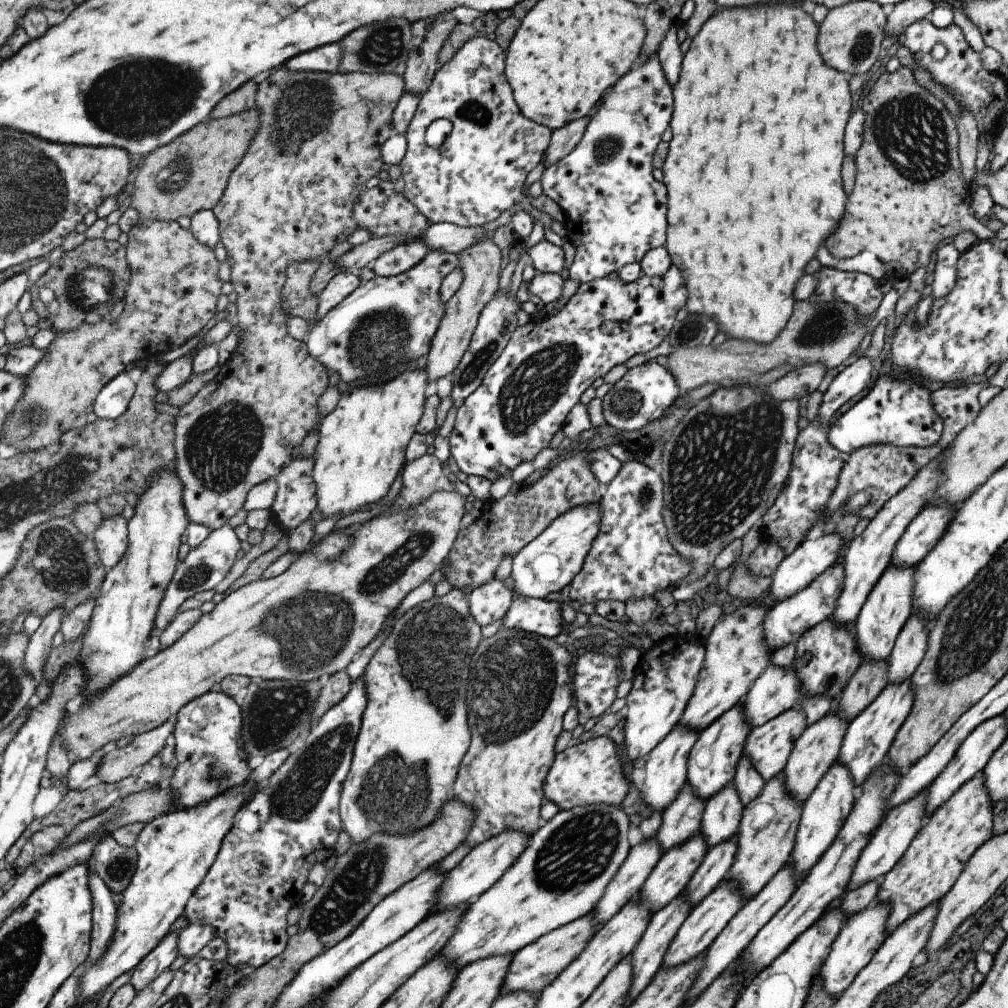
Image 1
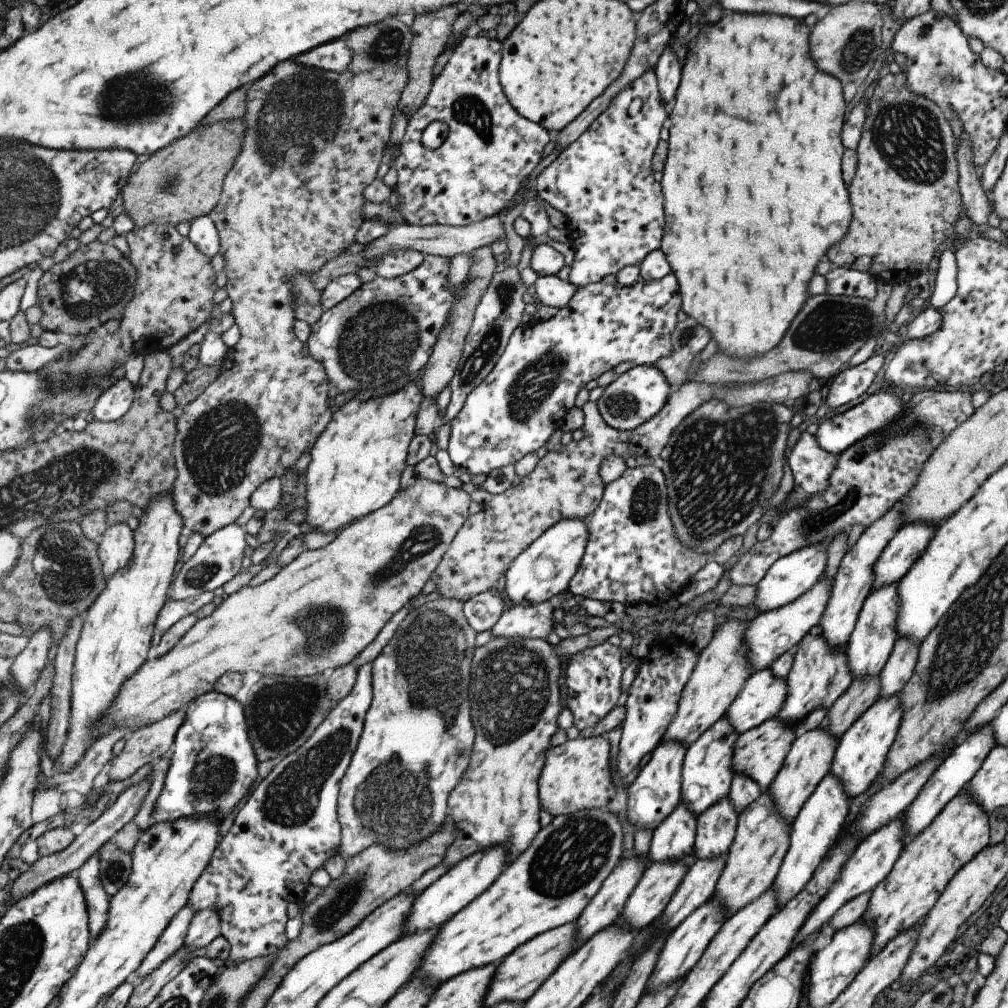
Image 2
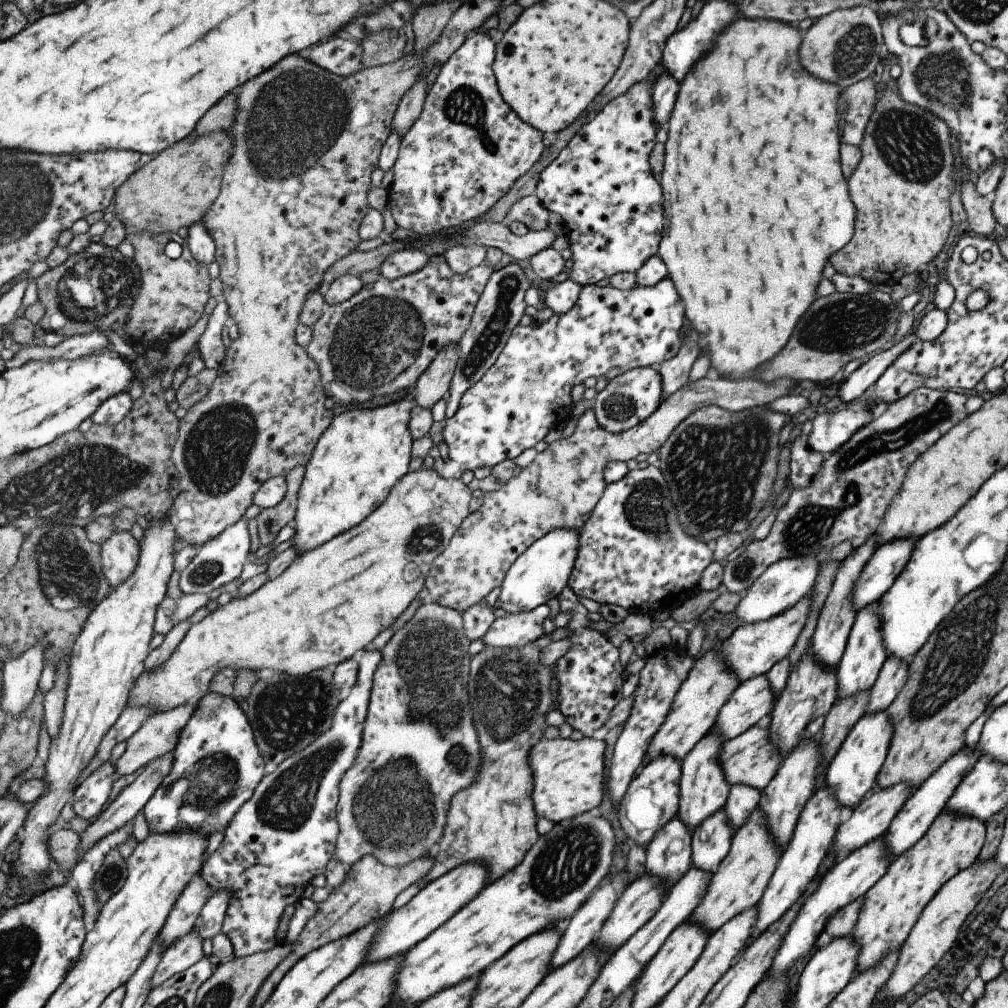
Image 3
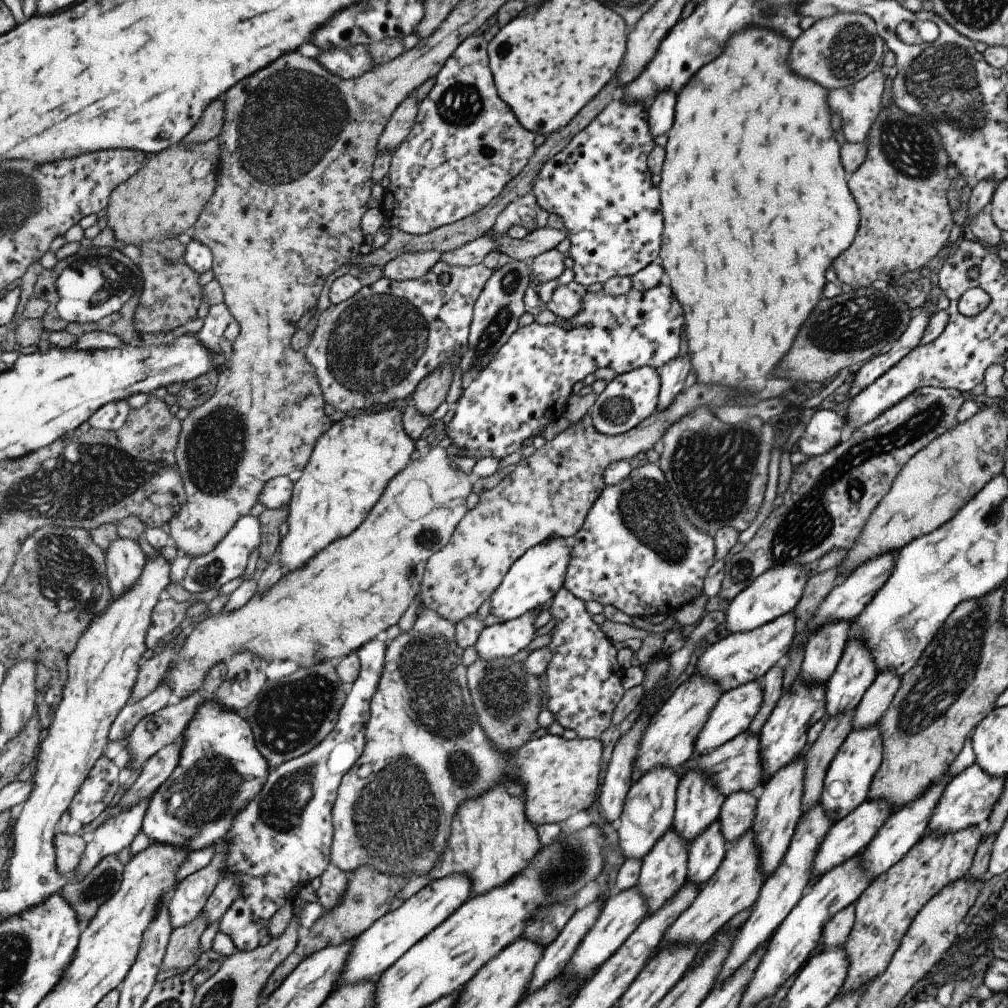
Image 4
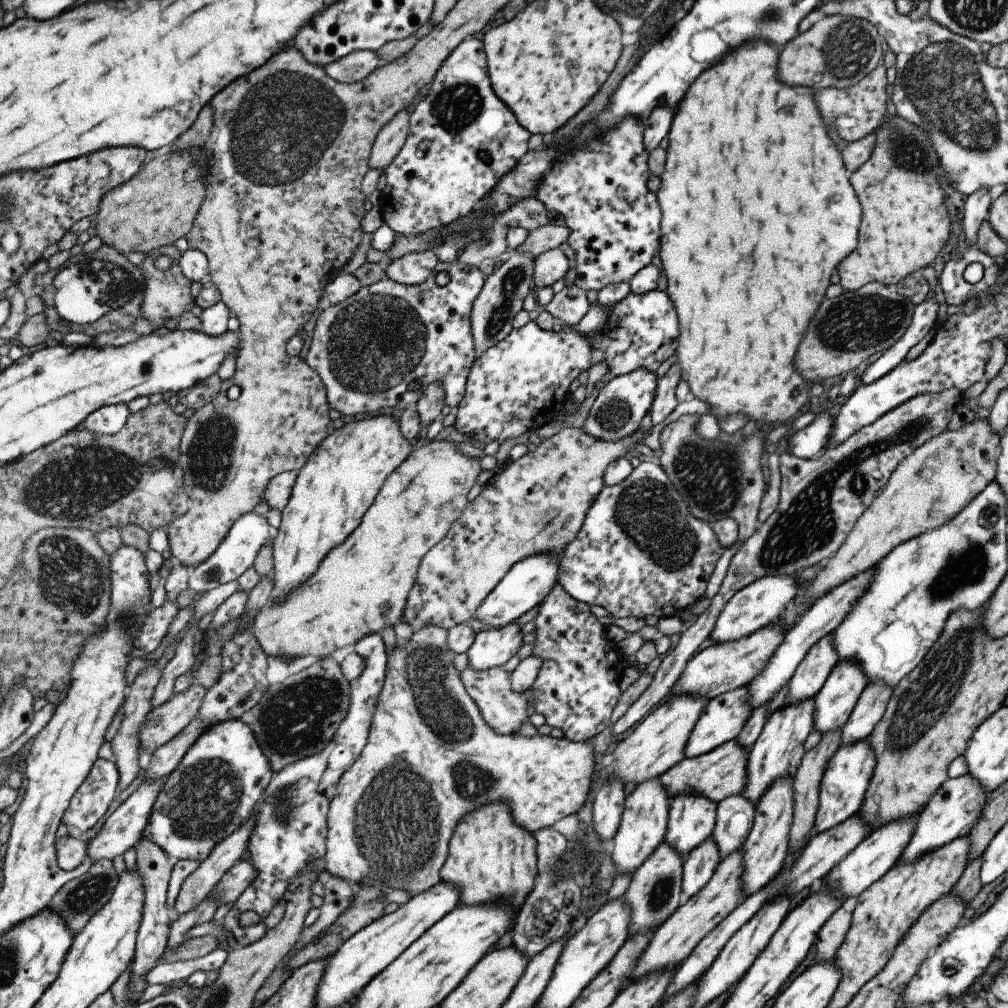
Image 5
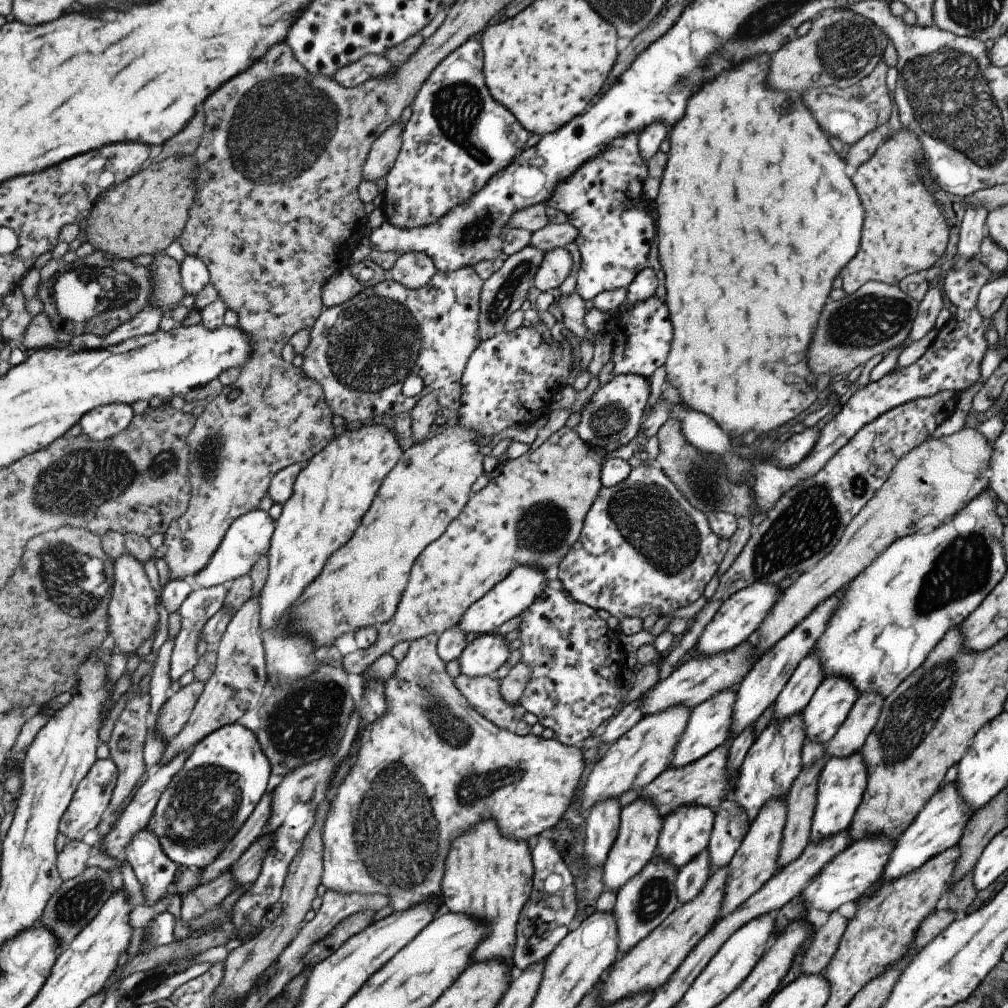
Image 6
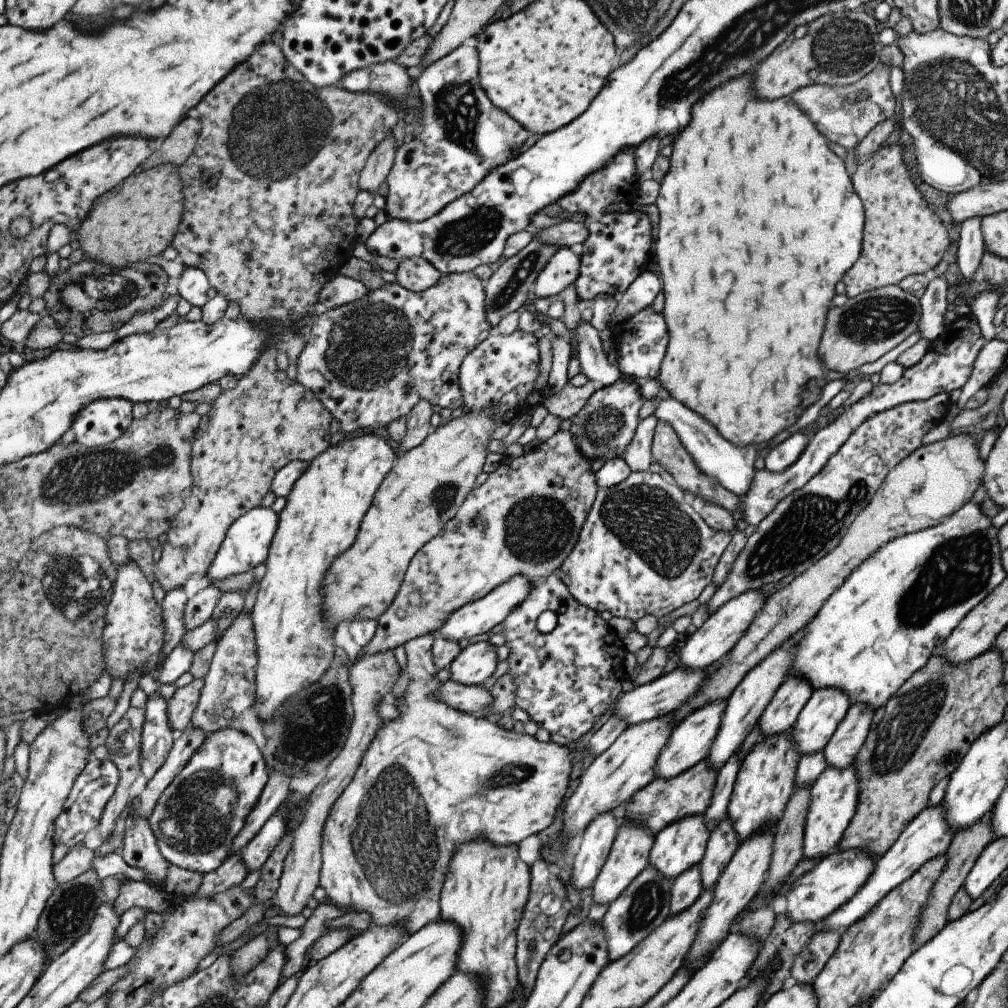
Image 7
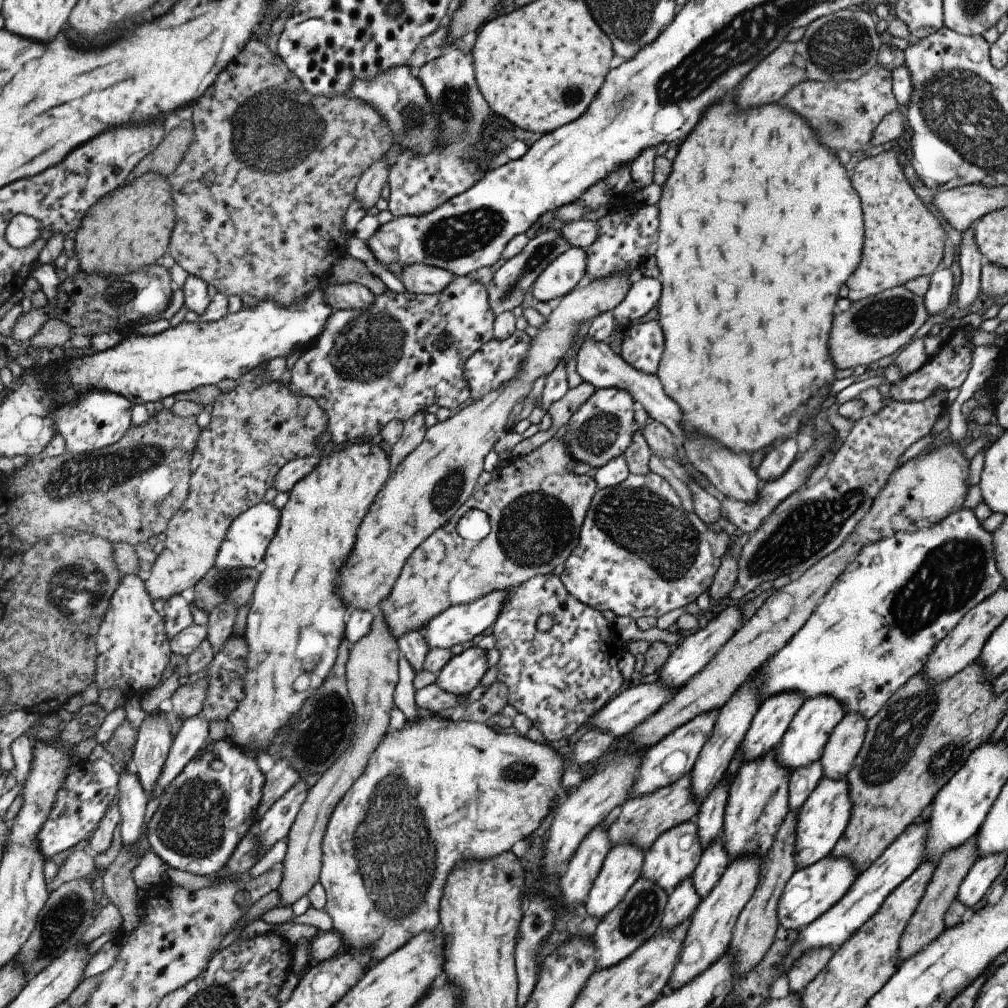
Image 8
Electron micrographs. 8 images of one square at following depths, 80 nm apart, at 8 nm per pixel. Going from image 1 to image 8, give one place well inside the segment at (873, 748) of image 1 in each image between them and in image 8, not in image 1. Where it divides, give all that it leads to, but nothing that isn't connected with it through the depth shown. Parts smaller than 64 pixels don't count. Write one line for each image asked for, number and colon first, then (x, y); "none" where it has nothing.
2: (860, 754)
3: (850, 774)
4: (847, 780)
5: (842, 787)
6: (842, 780)
7: (834, 793)
8: (824, 814)

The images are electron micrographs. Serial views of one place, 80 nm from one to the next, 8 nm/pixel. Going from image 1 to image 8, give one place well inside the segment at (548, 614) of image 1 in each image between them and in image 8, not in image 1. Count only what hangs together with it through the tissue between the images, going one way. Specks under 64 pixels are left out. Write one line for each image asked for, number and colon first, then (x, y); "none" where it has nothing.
2: (534, 621)
3: (512, 630)
4: (503, 639)
5: (491, 648)
6: (484, 654)
7: (474, 663)
8: (462, 673)

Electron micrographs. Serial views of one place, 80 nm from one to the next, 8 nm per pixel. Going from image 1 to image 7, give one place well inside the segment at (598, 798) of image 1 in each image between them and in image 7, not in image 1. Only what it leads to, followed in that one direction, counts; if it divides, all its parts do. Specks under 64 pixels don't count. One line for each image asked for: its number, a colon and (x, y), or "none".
2: (575, 775)
3: (567, 774)
4: (425, 752)
5: (431, 758)
6: (431, 766)
7: (434, 777)

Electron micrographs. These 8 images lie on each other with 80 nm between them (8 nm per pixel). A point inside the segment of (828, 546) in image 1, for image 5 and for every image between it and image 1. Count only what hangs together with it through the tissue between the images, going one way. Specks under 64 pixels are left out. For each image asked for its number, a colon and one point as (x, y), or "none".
2: (789, 576)
3: (784, 582)
4: (776, 591)
5: (761, 602)

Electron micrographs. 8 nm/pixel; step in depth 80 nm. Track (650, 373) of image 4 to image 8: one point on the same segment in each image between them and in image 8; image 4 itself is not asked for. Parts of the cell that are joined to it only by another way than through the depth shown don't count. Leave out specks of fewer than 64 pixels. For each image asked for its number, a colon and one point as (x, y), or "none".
5: (622, 401)
6: (611, 417)
7: (605, 425)
8: (602, 427)

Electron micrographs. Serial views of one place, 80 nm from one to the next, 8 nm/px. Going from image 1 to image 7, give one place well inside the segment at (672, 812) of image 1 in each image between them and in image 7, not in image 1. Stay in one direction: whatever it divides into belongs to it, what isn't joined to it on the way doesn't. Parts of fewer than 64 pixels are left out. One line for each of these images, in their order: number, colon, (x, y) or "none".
2: (673, 838)
3: (668, 855)
4: (663, 869)
5: (654, 892)
6: (645, 900)
7: (644, 904)

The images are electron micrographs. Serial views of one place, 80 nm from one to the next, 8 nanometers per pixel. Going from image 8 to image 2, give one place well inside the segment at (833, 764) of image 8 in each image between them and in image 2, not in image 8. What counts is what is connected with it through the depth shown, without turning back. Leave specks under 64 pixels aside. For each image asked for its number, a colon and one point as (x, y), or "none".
2: (900, 663)
3: (890, 679)
4: (875, 700)
5: (870, 706)
6: (861, 718)
7: (842, 746)

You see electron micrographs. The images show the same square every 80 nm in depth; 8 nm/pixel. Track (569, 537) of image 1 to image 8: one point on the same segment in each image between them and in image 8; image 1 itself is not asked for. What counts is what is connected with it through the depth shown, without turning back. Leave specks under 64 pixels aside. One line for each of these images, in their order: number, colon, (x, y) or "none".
2: (543, 569)
3: (540, 572)
4: (535, 576)
5: (527, 582)
6: (511, 596)
7: (476, 618)
8: (461, 623)

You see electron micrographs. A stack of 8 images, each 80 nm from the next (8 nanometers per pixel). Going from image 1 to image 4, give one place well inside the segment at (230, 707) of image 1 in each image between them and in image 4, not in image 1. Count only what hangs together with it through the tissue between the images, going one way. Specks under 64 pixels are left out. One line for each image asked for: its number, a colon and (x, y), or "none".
2: (213, 763)
3: (217, 767)
4: (221, 770)

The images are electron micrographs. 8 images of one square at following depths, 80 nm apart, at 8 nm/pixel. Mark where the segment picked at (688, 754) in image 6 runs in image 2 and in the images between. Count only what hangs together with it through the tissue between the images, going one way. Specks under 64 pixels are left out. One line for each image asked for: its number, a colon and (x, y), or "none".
2: (762, 694)
3: (753, 698)
4: (736, 708)
5: (723, 717)

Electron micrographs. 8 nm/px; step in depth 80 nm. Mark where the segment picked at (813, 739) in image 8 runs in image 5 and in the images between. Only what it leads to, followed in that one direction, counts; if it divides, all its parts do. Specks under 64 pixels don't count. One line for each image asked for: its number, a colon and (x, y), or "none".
5: (835, 700)
6: (829, 705)
7: (825, 708)

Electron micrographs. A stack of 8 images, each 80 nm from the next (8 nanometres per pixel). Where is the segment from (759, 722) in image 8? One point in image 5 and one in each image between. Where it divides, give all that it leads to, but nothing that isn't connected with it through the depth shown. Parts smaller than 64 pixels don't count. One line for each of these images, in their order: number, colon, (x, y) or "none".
5: (810, 674)
6: (808, 674)
7: (781, 712)

